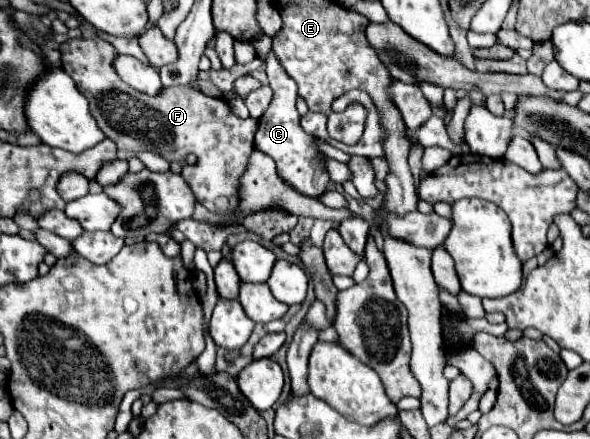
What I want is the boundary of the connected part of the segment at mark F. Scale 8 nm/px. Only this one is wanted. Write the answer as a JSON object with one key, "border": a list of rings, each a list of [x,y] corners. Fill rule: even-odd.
{"border":[[[72,38],[60,46],[62,50],[62,68],[74,80],[76,88],[84,94],[90,104],[90,112],[96,118],[100,130],[118,146],[118,150],[150,150],[160,154],[162,158],[176,160],[182,164],[182,174],[190,188],[196,194],[196,200],[214,214],[234,214],[238,206],[238,180],[246,170],[248,158],[254,150],[254,134],[258,130],[258,120],[254,118],[238,118],[232,114],[228,102],[224,98],[210,98],[204,96],[200,90],[192,88],[164,88],[158,96],[146,96],[122,82],[114,70],[114,58],[118,56],[116,48],[102,40],[86,40],[86,38]],[[194,156],[194,164],[186,164],[186,158]]]}

